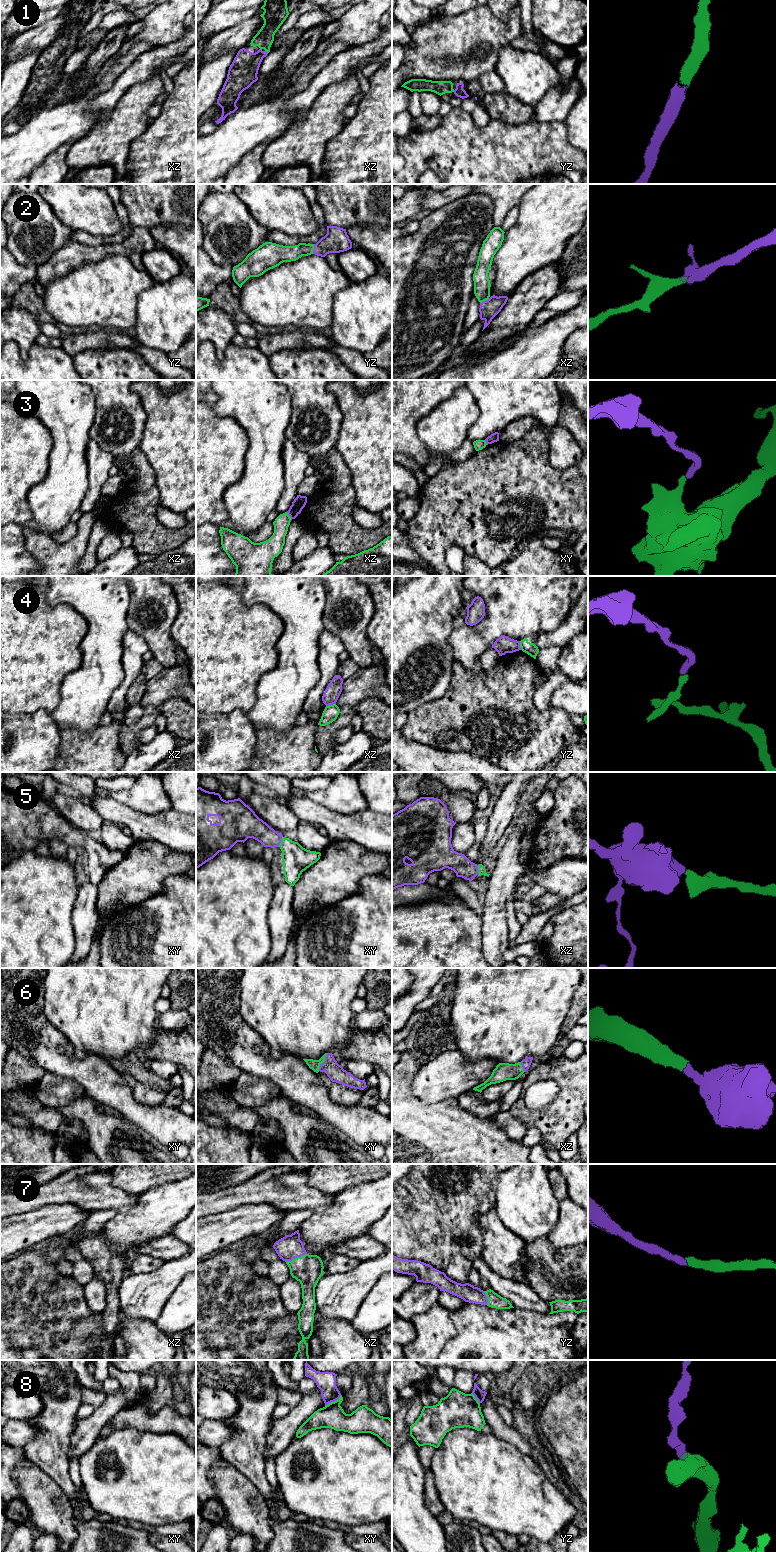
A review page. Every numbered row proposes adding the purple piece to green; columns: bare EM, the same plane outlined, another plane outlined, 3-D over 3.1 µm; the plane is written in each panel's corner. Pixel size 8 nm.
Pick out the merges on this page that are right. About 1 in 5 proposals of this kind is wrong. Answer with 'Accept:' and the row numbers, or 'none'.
Accept: 1, 2, 5, 6, 7

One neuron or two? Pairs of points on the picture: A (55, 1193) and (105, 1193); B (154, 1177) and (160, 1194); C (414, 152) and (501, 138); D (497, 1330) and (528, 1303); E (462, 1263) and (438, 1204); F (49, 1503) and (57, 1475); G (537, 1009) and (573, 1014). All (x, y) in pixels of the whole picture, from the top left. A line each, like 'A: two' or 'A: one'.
A: one
B: two
C: one
D: two
E: two
F: two
G: two

